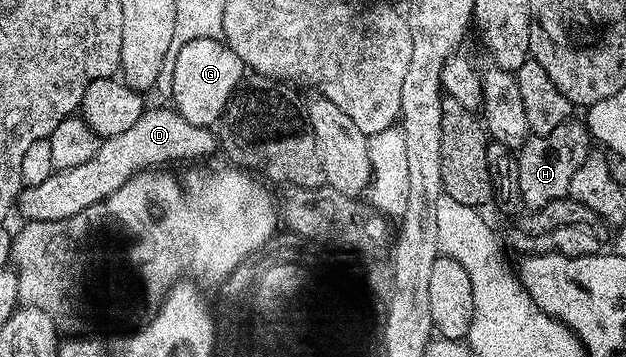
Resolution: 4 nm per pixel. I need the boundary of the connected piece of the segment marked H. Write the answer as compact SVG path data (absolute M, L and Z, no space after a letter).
M567 121L556 125L552 133L530 135L526 142L517 148L518 192L522 198L523 208L543 207L548 205L548 201L569 196L572 176L576 169L580 169L580 165L584 165L592 150L592 136L587 131L585 122L574 122Z

